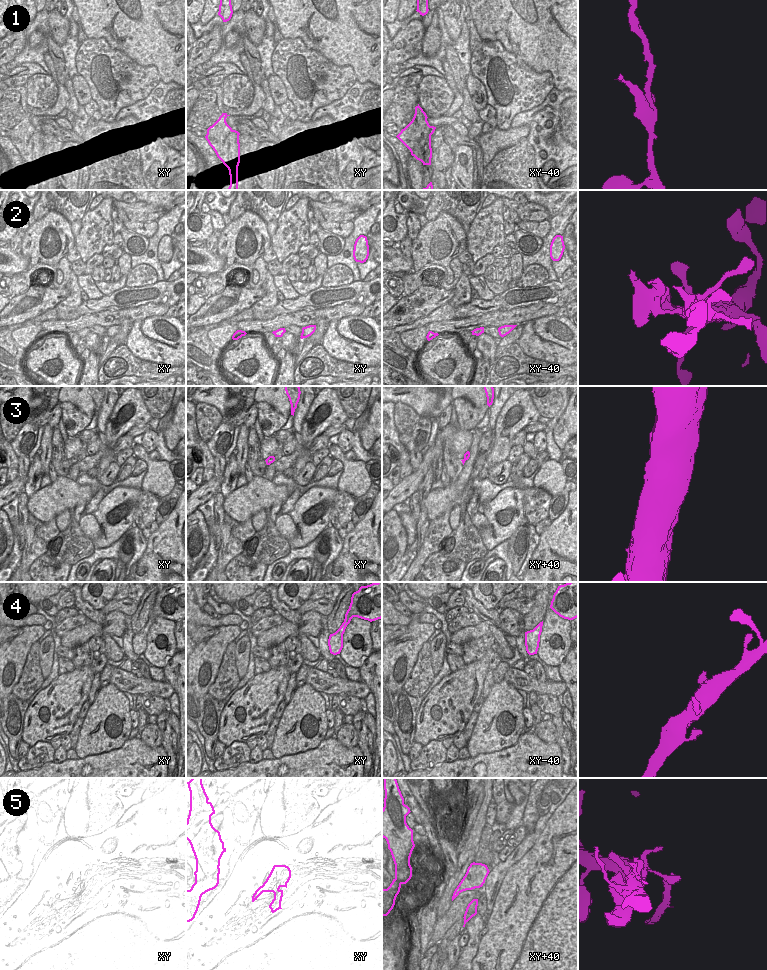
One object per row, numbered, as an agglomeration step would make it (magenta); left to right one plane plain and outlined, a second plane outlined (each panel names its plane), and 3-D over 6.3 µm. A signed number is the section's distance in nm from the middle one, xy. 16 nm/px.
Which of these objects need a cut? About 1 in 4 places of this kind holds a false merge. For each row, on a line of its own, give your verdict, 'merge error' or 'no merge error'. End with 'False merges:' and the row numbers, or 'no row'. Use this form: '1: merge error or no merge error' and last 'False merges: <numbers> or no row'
1: merge error
2: merge error
3: no merge error
4: no merge error
5: merge error
False merges: 1, 2, 5

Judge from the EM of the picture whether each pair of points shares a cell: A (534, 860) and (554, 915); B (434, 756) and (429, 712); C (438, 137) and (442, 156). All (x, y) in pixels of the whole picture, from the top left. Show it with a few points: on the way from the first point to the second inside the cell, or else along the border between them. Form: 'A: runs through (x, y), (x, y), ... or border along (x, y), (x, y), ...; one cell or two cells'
A: runs through (548, 874), (552, 878), (554, 901); one cell
B: border along (441, 740), (430, 740), (423, 746); two cells
C: runs through (439, 142), (442, 146), (442, 151); one cell

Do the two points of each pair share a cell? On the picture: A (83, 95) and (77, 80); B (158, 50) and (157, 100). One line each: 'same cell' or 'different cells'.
A: same cell
B: different cells

